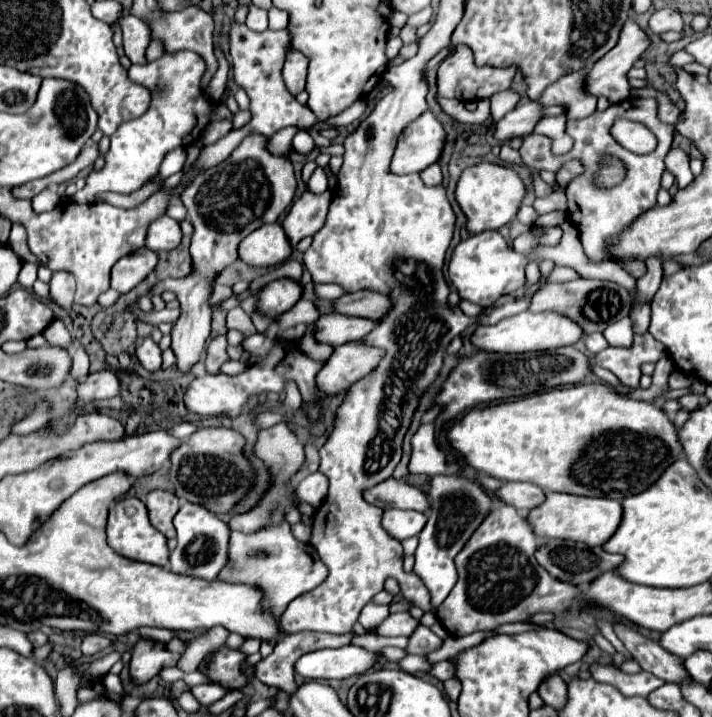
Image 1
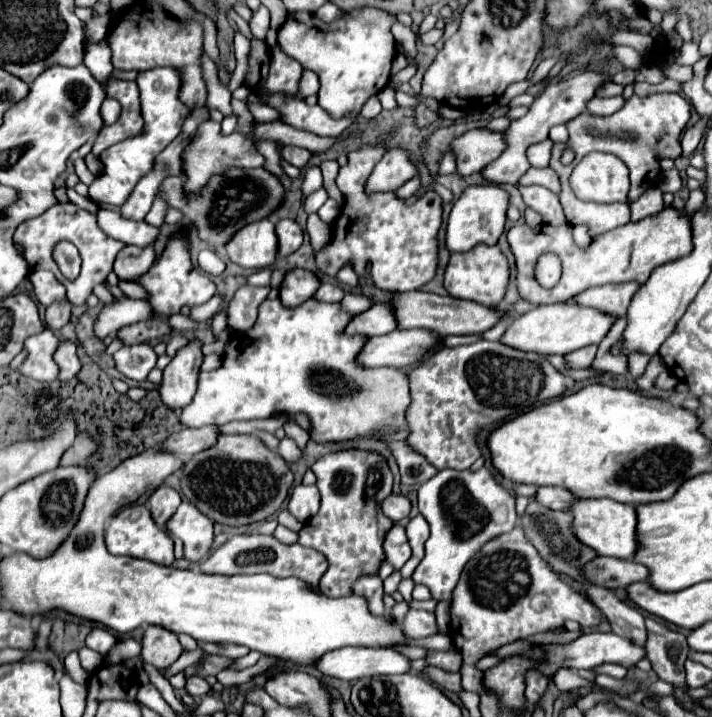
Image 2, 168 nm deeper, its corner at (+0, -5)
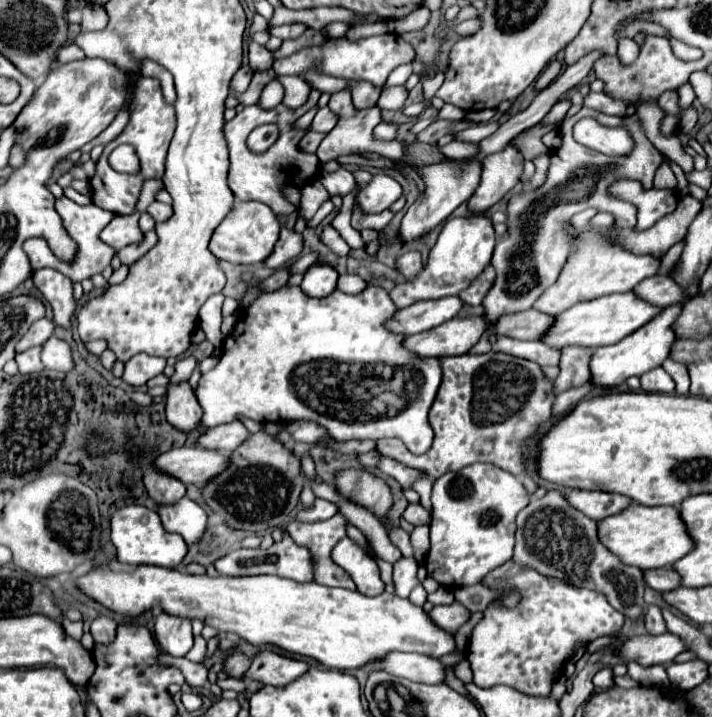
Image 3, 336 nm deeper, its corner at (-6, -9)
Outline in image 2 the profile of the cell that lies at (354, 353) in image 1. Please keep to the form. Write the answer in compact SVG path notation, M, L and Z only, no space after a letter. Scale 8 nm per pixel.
M393 330L393 334L373 336L365 344L365 350L357 356L357 362L363 366L397 366L409 368L423 358L435 344L443 342L443 336L437 336L431 330Z

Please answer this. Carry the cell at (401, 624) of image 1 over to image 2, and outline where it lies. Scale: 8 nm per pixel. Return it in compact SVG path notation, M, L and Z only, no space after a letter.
M409 610L405 620L405 634L409 634L409 638L425 638L431 634L437 634L437 620L435 620L435 612L425 612L425 610Z

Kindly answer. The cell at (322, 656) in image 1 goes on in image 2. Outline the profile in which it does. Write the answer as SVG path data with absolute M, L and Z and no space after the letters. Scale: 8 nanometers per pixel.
M345 646L325 654L317 668L333 678L341 680L359 680L365 676L389 676L389 674L407 674L411 670L411 660L395 648L363 648L363 646Z

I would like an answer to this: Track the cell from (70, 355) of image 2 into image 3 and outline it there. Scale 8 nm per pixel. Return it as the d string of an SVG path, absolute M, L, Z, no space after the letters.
M49 338L43 344L43 352L41 352L41 360L49 370L57 370L57 372L67 372L73 368L73 356L71 356L71 346L65 340L59 338Z

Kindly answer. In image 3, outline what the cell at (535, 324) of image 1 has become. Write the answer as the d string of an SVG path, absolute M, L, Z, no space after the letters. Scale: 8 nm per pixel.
M633 292L601 296L601 298L595 298L589 302L579 302L575 306L571 306L569 310L557 314L555 322L551 324L551 330L547 330L547 334L543 334L541 342L551 348L557 348L557 350L563 350L563 346L587 346L587 348L609 346L609 344L623 340L625 336L629 336L643 324L647 324L655 314L659 314L659 310L661 308L639 300Z

